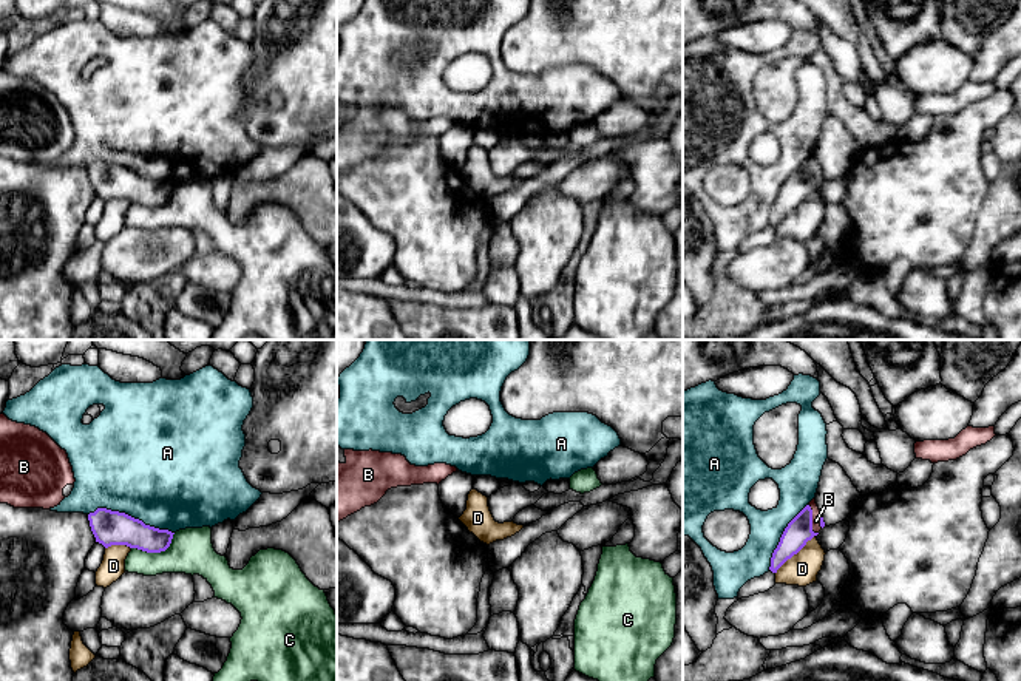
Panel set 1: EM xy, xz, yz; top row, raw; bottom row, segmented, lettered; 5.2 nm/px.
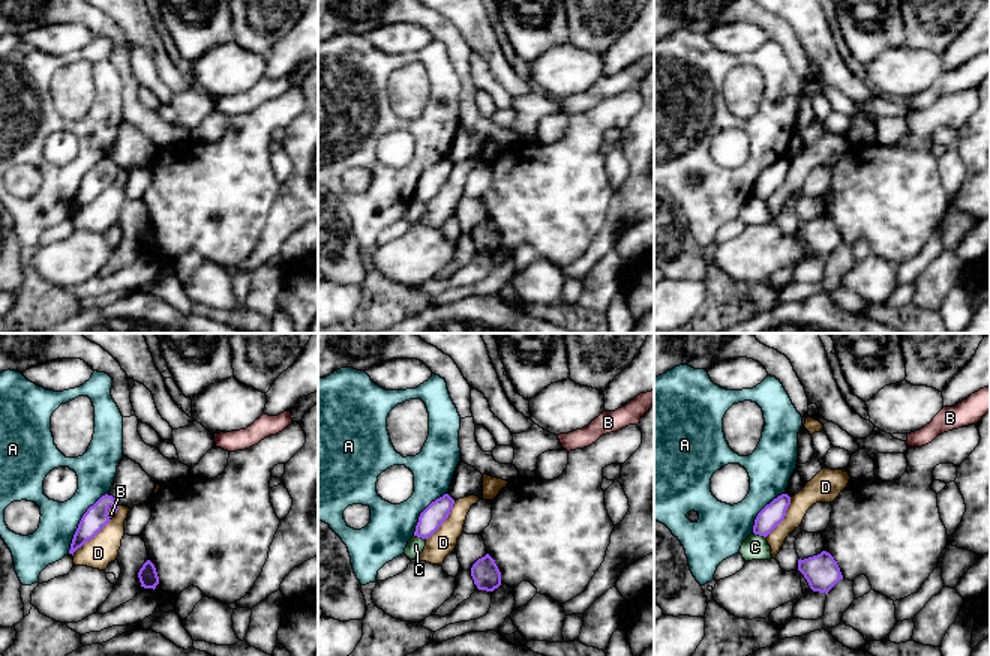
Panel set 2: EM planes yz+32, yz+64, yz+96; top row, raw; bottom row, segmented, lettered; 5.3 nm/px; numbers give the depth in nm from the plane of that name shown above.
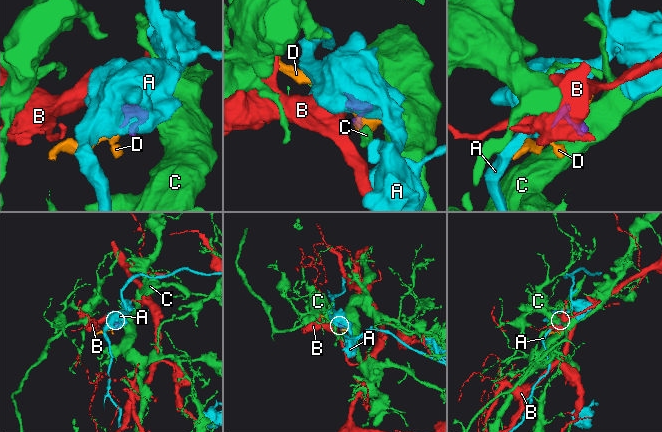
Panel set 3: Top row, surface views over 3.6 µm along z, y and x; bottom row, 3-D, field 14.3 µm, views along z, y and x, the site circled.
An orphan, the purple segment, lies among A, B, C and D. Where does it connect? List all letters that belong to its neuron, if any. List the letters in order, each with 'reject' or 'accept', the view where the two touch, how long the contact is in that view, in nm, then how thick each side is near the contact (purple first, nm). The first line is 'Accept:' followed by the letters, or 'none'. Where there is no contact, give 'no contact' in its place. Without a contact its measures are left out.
Accept: B
A: reject; meets purple in xy; contact 460 nm long; 180 nm thick on the purple side, 500 nm on the other
B: accept; meets purple in yz; contact 160 nm long; 140 nm thick on the purple side, 50 nm on the other
C: reject; meets purple in xy; contact 240 nm long; 180 nm thick on the purple side, 220 nm on the other
D: reject; meets purple in yz; contact 300 nm long; 140 nm thick on the purple side, 170 nm on the other

